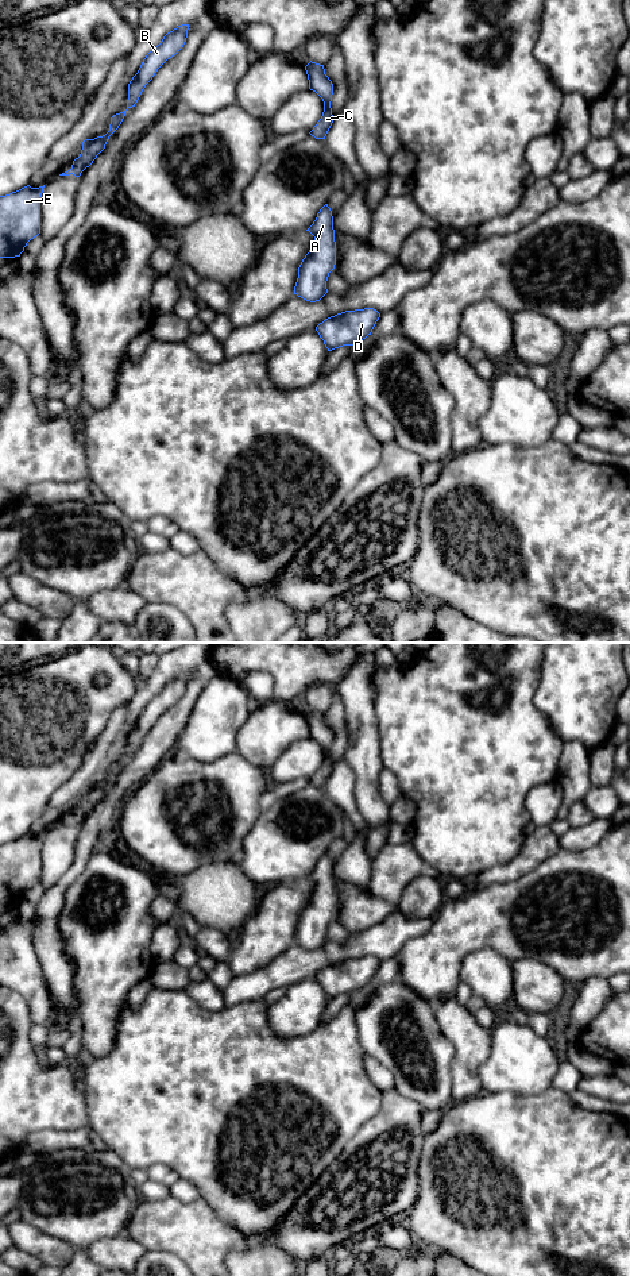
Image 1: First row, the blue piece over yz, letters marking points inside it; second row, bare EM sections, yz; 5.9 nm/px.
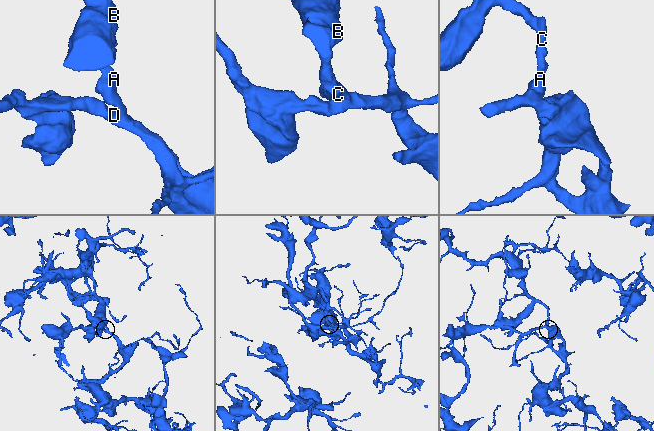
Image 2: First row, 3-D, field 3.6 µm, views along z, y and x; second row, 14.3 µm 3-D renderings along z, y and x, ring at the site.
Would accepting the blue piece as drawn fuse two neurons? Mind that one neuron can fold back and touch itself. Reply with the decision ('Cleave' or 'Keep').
Keep

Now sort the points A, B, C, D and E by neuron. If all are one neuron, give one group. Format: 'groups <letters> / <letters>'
groups A B C D E

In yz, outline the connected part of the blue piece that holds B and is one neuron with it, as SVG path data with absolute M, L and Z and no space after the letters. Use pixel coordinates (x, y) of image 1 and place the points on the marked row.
M189 24L178 26L167 32L162 42L146 55L138 73L128 84L127 109L135 107L143 89L152 80L158 69L183 47L188 30Z

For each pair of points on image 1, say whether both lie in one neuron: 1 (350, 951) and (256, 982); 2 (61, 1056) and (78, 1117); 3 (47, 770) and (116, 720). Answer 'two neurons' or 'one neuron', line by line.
1: one neuron
2: two neurons
3: two neurons

